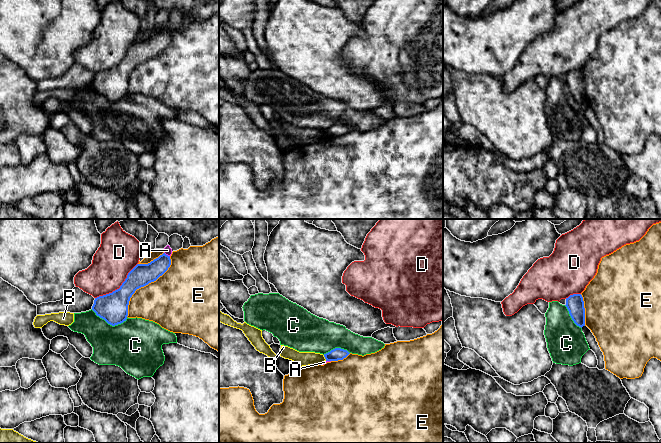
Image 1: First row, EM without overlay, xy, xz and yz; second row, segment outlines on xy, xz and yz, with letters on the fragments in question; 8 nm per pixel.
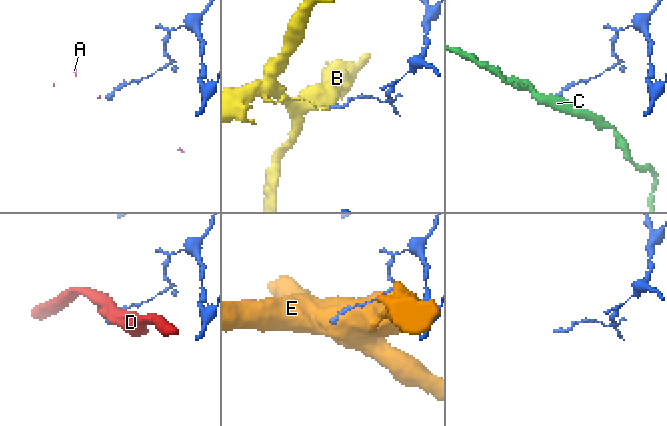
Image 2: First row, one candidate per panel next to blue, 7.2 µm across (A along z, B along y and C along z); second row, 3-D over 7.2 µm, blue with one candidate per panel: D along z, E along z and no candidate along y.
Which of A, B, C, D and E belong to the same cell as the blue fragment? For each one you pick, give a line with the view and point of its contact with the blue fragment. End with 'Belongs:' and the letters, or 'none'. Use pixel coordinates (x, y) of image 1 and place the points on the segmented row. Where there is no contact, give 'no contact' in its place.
Belongs: none

